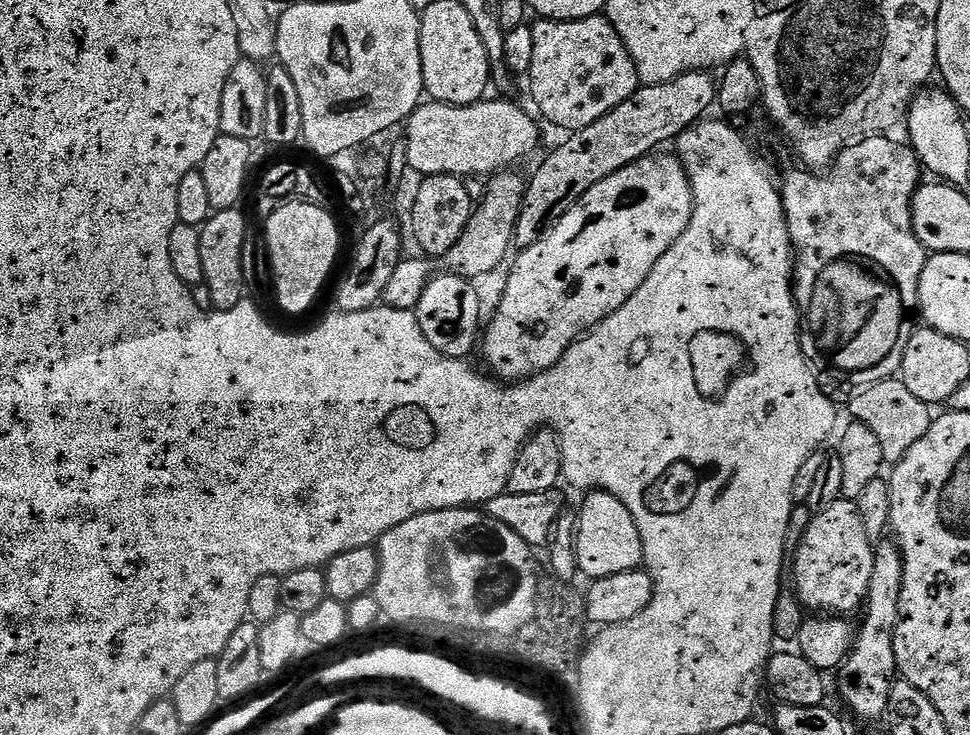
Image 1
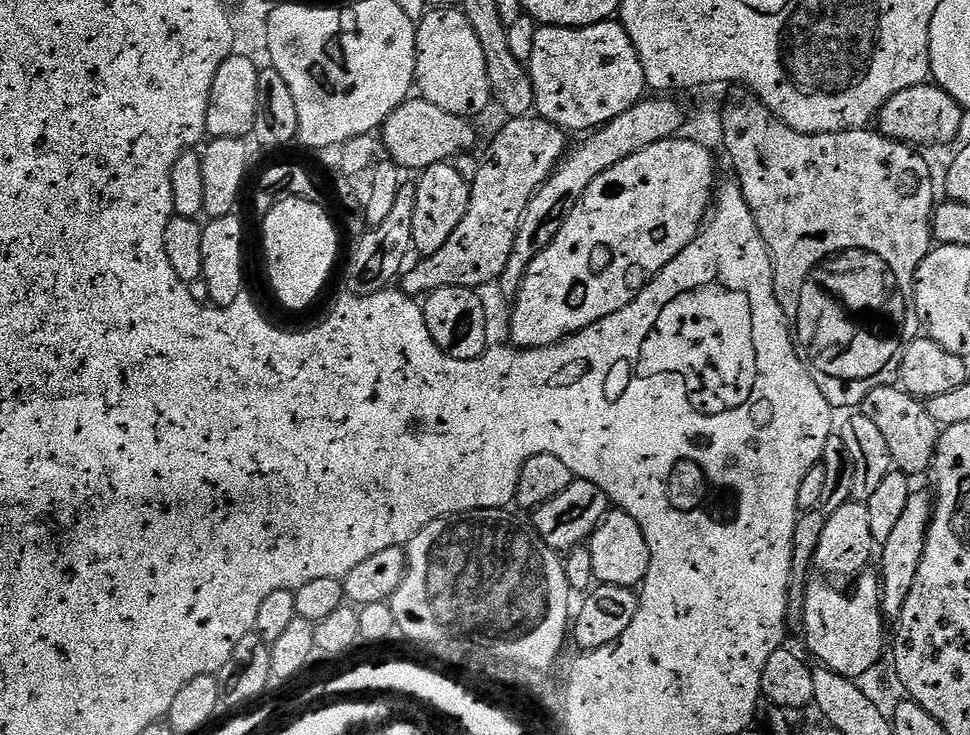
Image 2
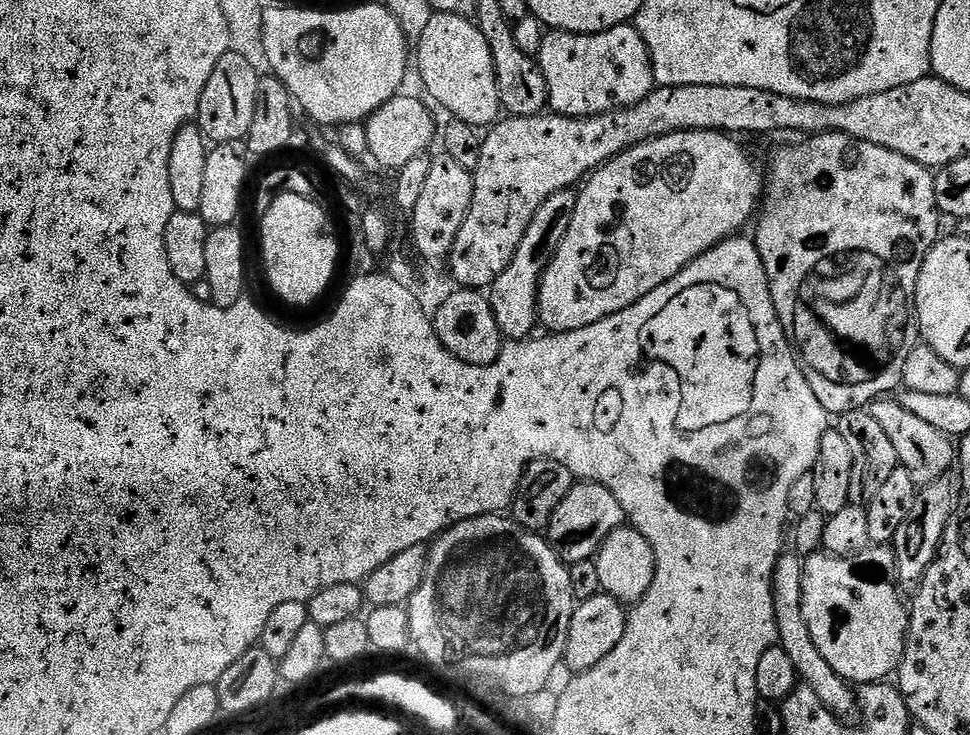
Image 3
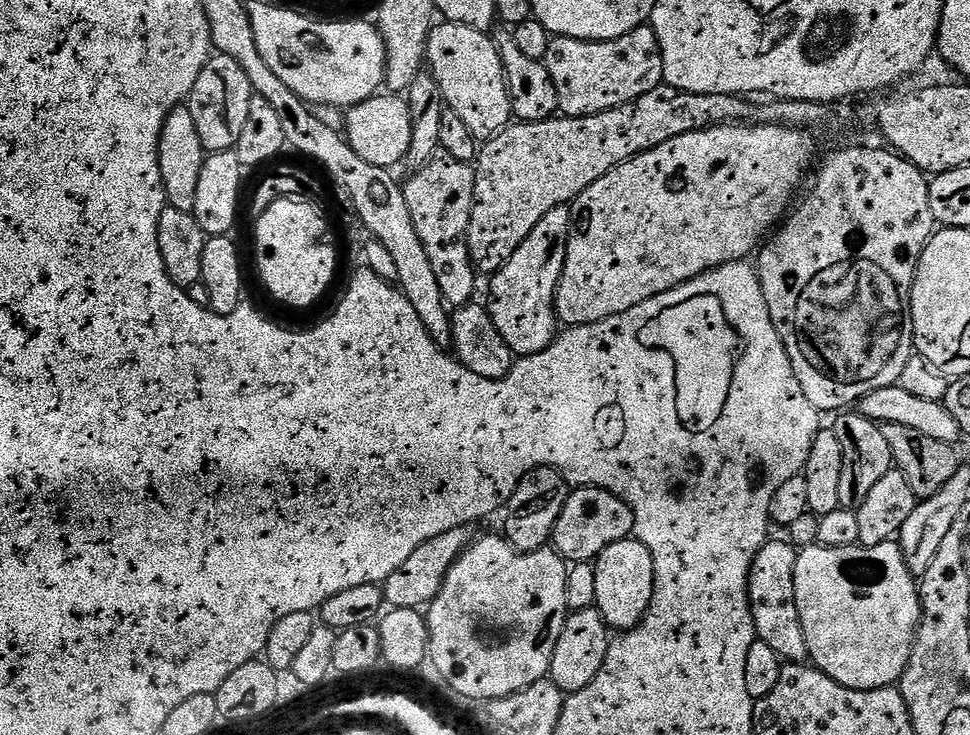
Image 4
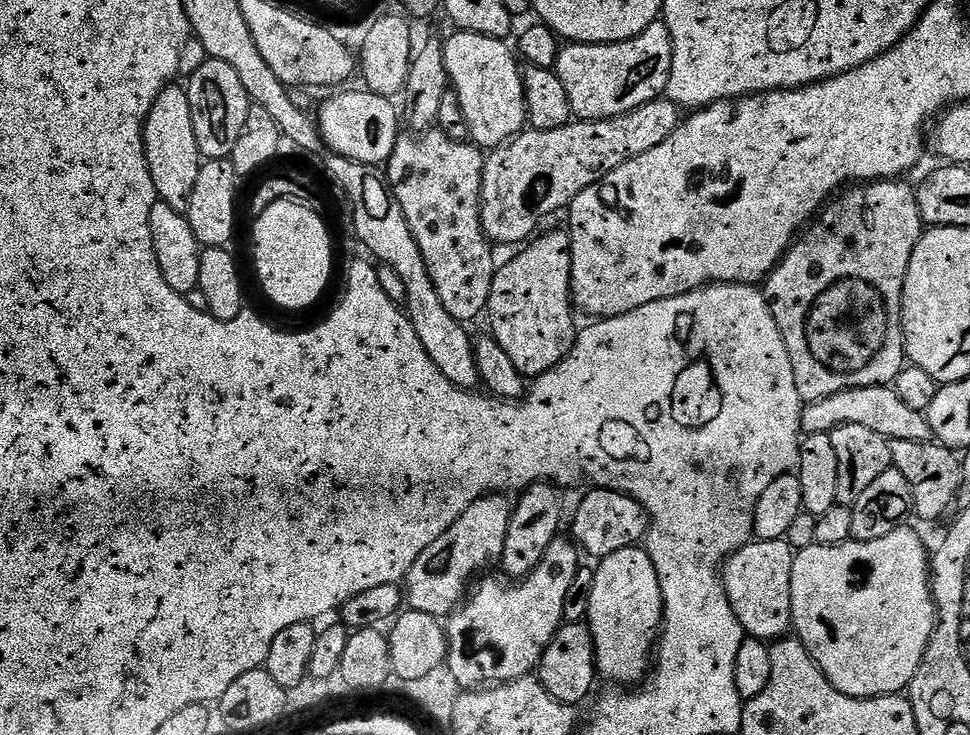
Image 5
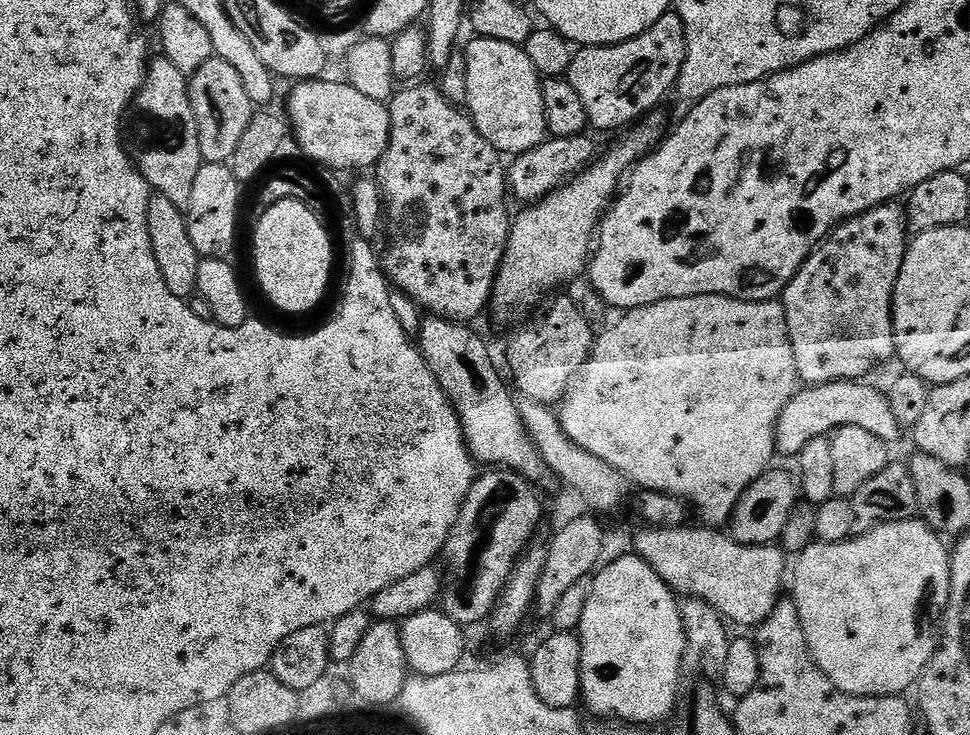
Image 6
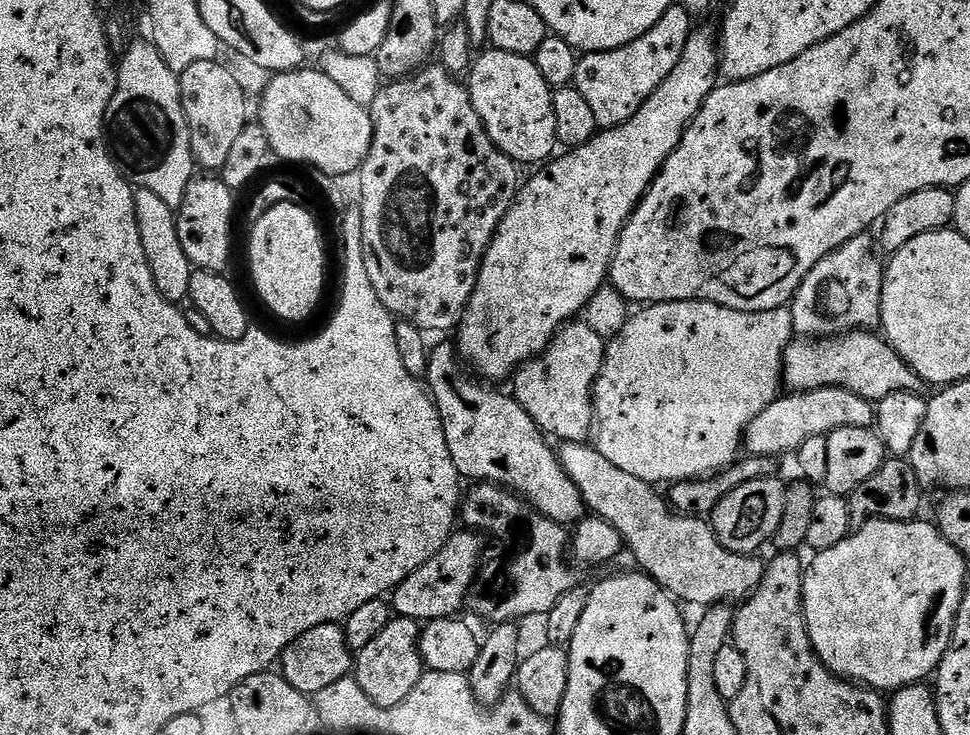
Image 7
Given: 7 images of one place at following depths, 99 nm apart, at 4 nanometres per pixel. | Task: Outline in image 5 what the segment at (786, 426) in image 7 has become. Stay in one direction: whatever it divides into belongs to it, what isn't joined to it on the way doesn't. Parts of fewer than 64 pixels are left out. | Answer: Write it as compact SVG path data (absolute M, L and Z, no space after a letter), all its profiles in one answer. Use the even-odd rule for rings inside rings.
M887 384L866 386L865 388L851 388L842 390L838 394L830 394L821 400L815 400L807 405L800 416L800 426L805 433L826 432L831 434L843 424L861 424L866 430L874 430L874 434L882 434L892 440L909 440L922 442L932 440L932 427L925 413L908 406L896 393L895 387Z

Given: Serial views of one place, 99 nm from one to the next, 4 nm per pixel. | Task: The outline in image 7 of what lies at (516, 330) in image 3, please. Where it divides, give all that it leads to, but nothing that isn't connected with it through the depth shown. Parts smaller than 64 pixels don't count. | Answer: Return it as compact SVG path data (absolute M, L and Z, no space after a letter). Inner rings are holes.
M569 322L556 333L542 355L518 369L510 392L545 437L557 436L557 441L565 444L582 444L594 432L592 390L605 363L605 337L590 330L586 322Z

